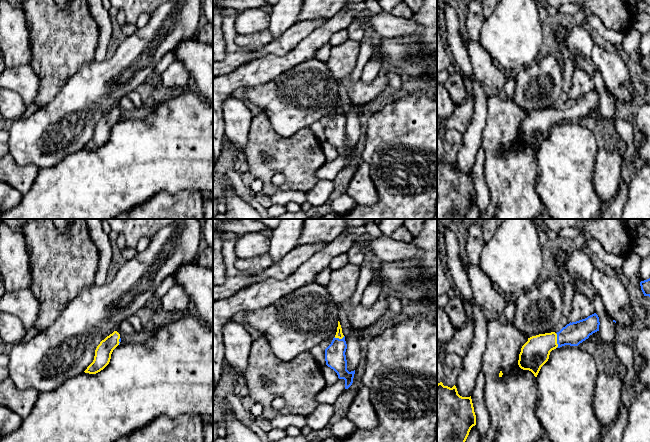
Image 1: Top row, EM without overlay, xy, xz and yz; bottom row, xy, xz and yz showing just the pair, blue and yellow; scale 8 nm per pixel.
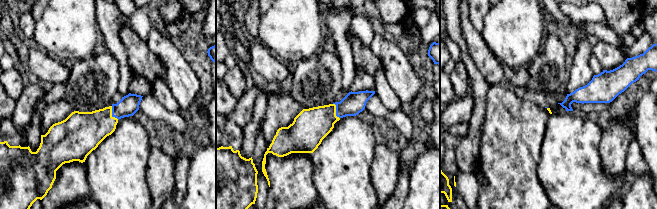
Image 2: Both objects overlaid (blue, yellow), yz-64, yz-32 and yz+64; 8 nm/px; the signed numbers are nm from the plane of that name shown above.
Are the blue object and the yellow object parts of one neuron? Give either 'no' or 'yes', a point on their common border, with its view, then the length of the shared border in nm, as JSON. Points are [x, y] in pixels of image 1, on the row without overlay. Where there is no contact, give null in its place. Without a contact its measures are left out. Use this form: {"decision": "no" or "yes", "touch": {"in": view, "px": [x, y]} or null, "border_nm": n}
{"decision": "yes", "touch": {"in": "yz", "px": [557, 116]}, "border_nm": 120}

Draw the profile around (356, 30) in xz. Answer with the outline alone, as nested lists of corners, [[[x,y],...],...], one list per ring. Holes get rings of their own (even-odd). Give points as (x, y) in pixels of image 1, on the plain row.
[[[368,12],[357,14],[355,19],[348,26],[346,30],[348,32],[349,39],[359,42],[361,41],[361,39],[368,30],[366,27],[367,14]]]

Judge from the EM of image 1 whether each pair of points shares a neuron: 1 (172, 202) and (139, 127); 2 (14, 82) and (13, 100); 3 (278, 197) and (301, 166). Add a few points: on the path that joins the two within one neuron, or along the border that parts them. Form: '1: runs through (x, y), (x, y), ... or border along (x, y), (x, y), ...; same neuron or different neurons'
1: border along (190, 190), (173, 194), (159, 191), (145, 201); different neurons
2: border along (10, 90), (13, 90), (26, 104); different neurons
3: border along (304, 191), (278, 190), (270, 197); different neurons

